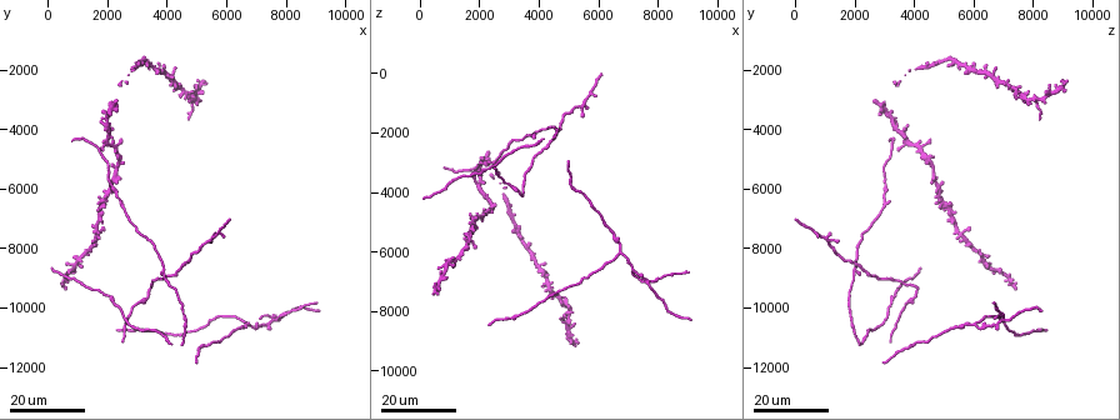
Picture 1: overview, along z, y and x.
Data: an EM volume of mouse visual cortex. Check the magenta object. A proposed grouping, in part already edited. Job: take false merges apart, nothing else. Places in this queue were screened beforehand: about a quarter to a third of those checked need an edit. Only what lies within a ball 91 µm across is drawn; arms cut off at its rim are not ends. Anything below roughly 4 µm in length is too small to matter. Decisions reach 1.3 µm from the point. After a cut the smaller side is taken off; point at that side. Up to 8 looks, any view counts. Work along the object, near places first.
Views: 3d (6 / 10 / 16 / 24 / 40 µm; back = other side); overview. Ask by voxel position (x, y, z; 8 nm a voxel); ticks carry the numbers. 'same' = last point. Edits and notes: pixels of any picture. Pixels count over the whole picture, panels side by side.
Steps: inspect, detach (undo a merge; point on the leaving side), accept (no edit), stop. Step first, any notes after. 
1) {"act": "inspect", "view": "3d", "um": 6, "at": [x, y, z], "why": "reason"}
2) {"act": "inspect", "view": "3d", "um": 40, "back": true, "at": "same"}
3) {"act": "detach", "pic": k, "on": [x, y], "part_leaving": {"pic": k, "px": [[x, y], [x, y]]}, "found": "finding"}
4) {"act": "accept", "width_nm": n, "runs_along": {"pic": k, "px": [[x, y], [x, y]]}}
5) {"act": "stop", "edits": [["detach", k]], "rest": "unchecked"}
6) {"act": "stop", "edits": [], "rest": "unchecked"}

{"act": "inspect", "view": "3d", "um": 24, "at": [5000, 8000, 1200], "why": "calibre changes"}

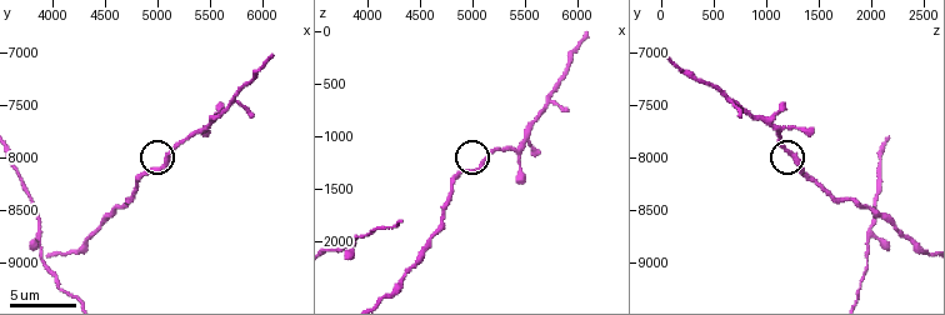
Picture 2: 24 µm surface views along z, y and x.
{"act": "inspect", "view": "3d", "um": 10, "at": [5100, 7980, 1260]}

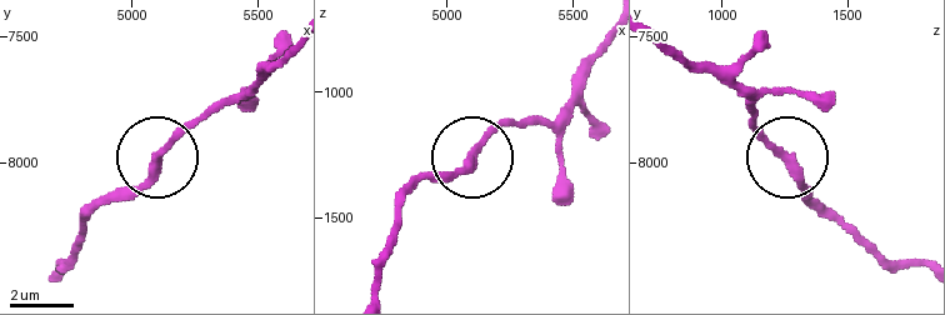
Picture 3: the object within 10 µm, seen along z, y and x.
{"act": "inspect", "view": "3d", "um": 6, "at": [5090, 7990, 1250], "why": "closer look"}

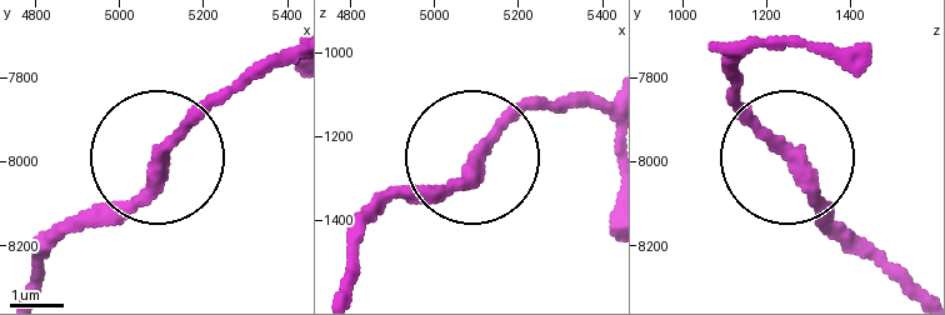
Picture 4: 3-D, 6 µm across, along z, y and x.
{"act": "accept", "found": "one neuron here"}

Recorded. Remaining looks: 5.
{"act": "inspect", "view": "3d", "um": 24, "at": [4100, 9000, 2500]}

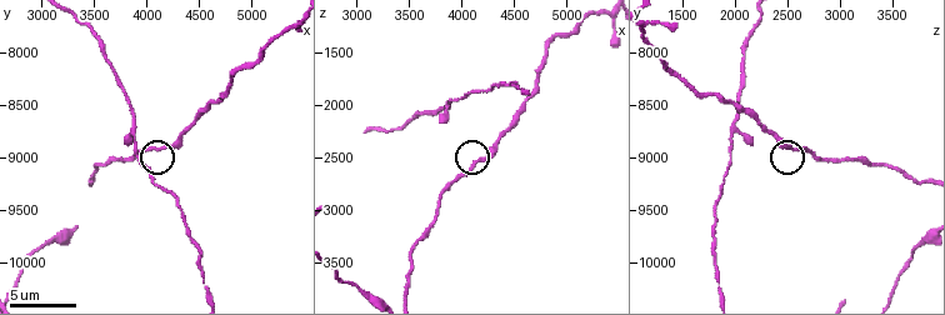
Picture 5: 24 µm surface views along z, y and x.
{"act": "inspect", "view": "3d", "um": 10, "at": [4140, 8920, 2540], "why": "zoom in"}

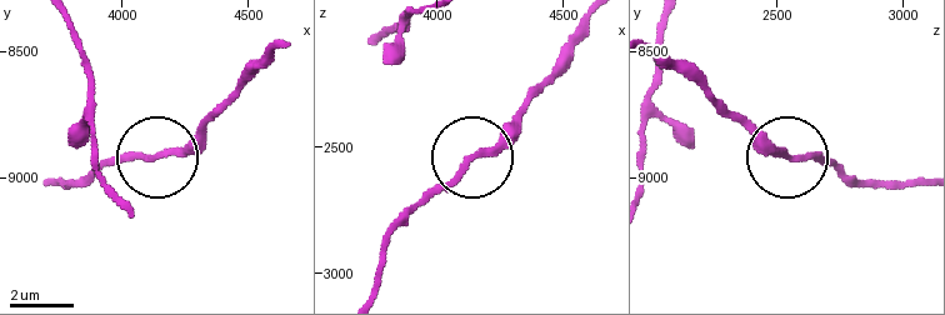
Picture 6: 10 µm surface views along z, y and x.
{"act": "accept", "found": "continuous, no second neuron"}

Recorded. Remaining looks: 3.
{"act": "inspect", "view": "3d", "um": 24, "at": [6700, 10500, 6000], "why": "a fork"}

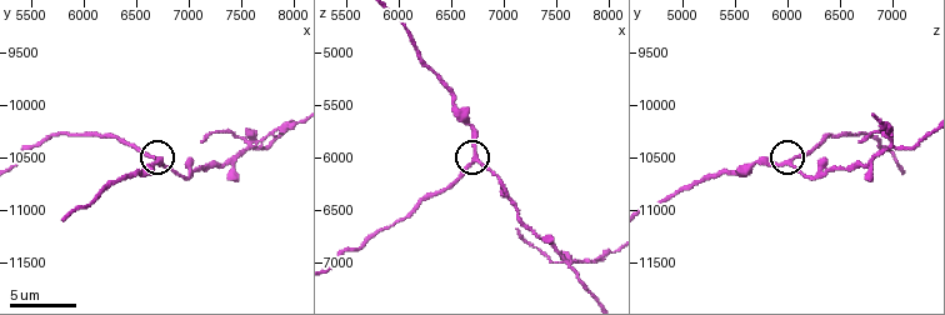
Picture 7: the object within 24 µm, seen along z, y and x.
{"act": "inspect", "view": "3d", "um": 10, "at": [6720, 10540, 6000]}

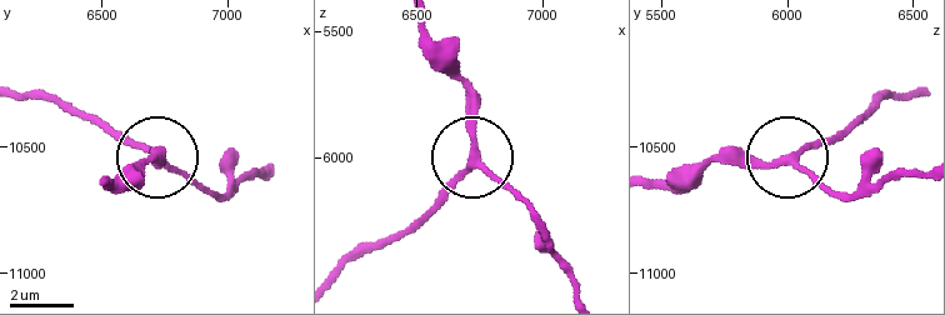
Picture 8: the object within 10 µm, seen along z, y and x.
{"act": "accept", "arms": 3, "found": "one neuron here"}

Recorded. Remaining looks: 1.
{"act": "stop", "edits": [], "rest": "unchecked"}

